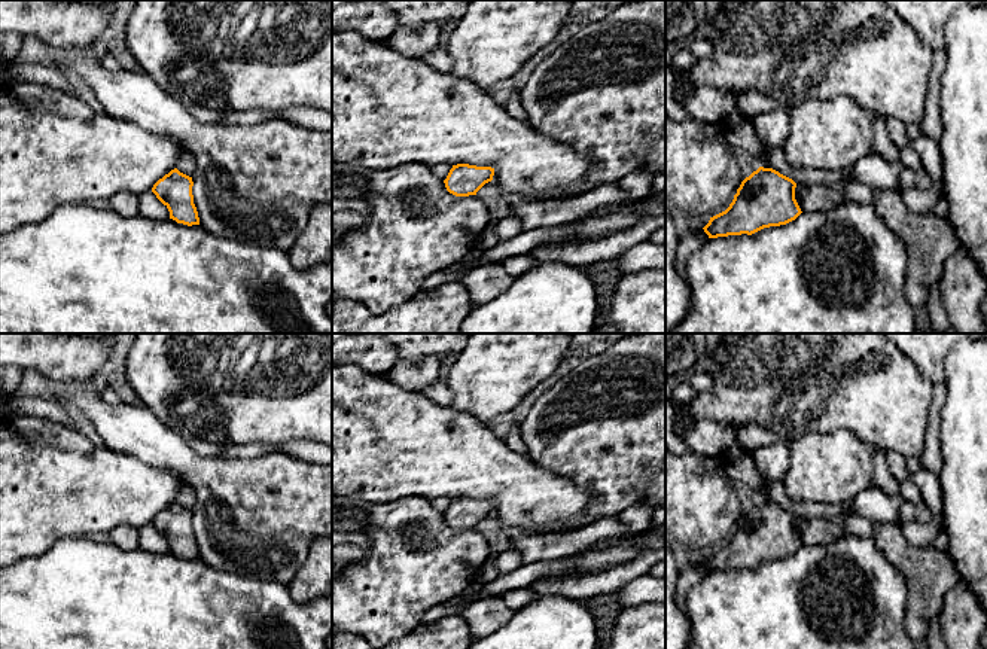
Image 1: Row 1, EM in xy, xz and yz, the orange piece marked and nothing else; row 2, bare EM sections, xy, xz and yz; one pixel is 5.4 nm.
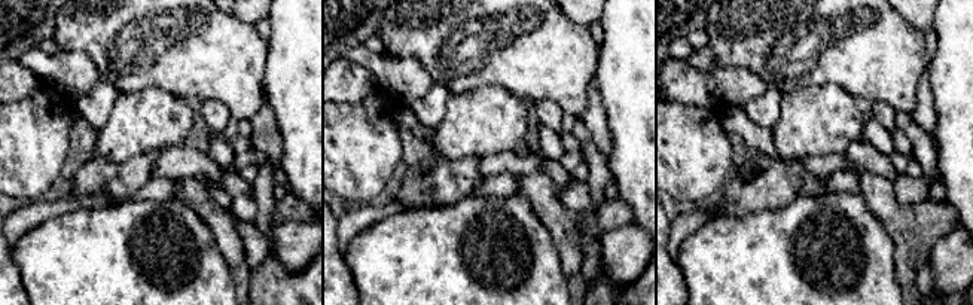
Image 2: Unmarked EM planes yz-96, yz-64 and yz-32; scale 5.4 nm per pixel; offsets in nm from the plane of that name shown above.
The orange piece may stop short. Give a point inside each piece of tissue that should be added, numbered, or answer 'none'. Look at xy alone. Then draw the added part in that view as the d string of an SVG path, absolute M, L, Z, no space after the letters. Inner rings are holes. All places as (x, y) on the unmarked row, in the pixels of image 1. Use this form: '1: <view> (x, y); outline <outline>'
none

